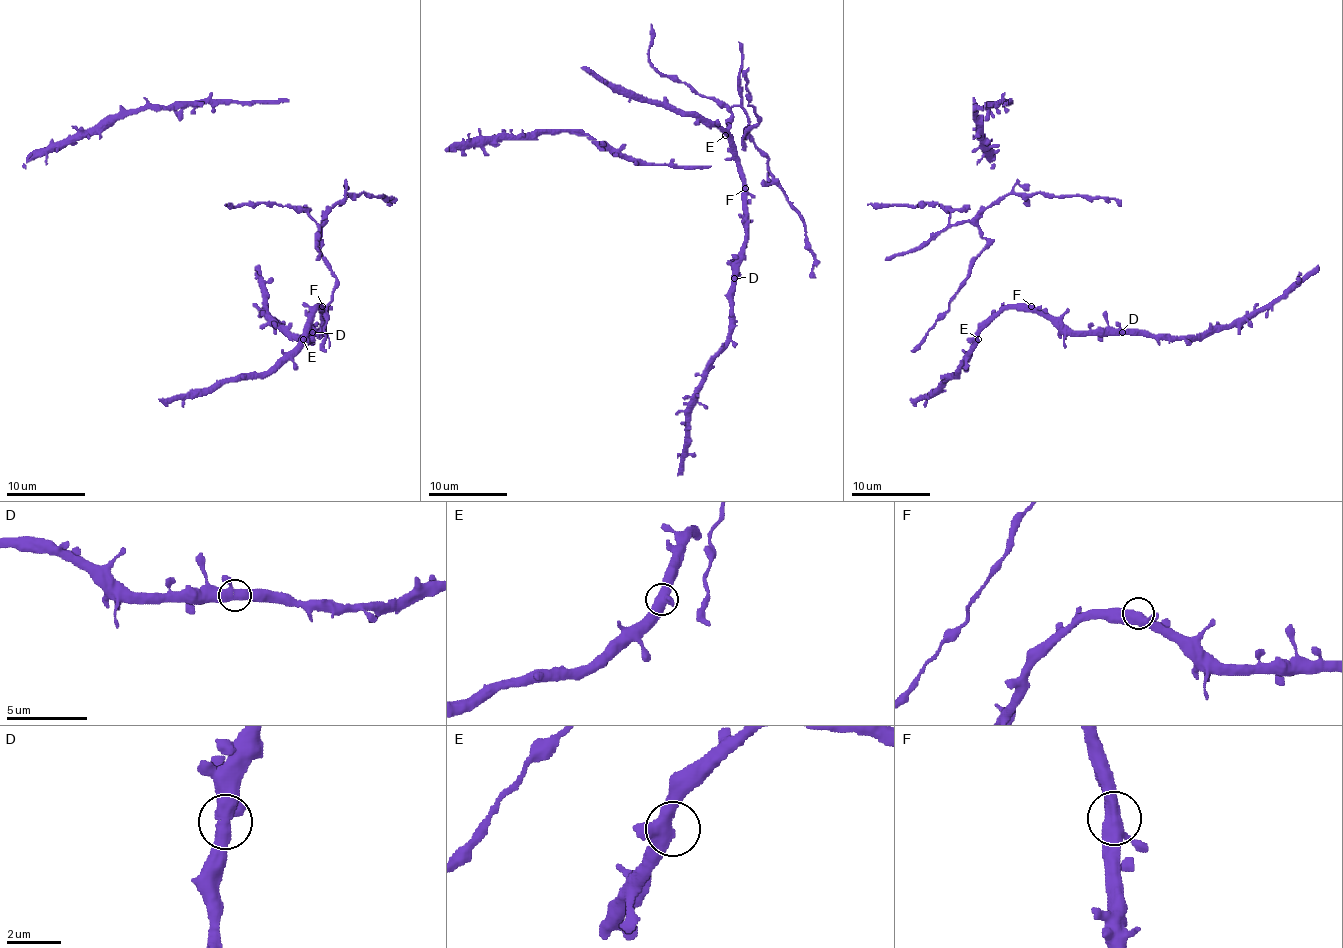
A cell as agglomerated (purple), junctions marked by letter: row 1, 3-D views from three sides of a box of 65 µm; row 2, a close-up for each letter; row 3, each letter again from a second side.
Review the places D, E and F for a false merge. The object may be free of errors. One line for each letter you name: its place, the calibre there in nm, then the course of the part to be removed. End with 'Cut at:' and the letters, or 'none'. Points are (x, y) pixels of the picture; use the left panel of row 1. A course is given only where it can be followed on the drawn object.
Cut at: none

